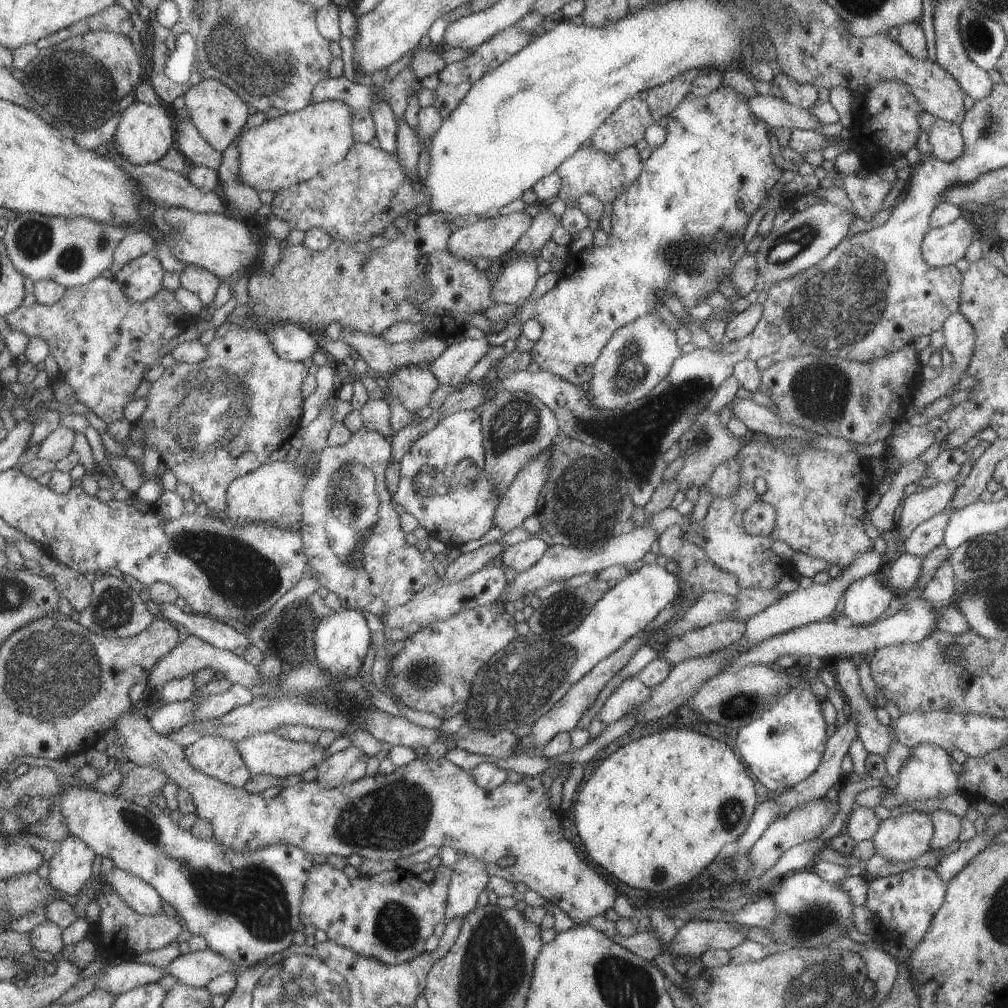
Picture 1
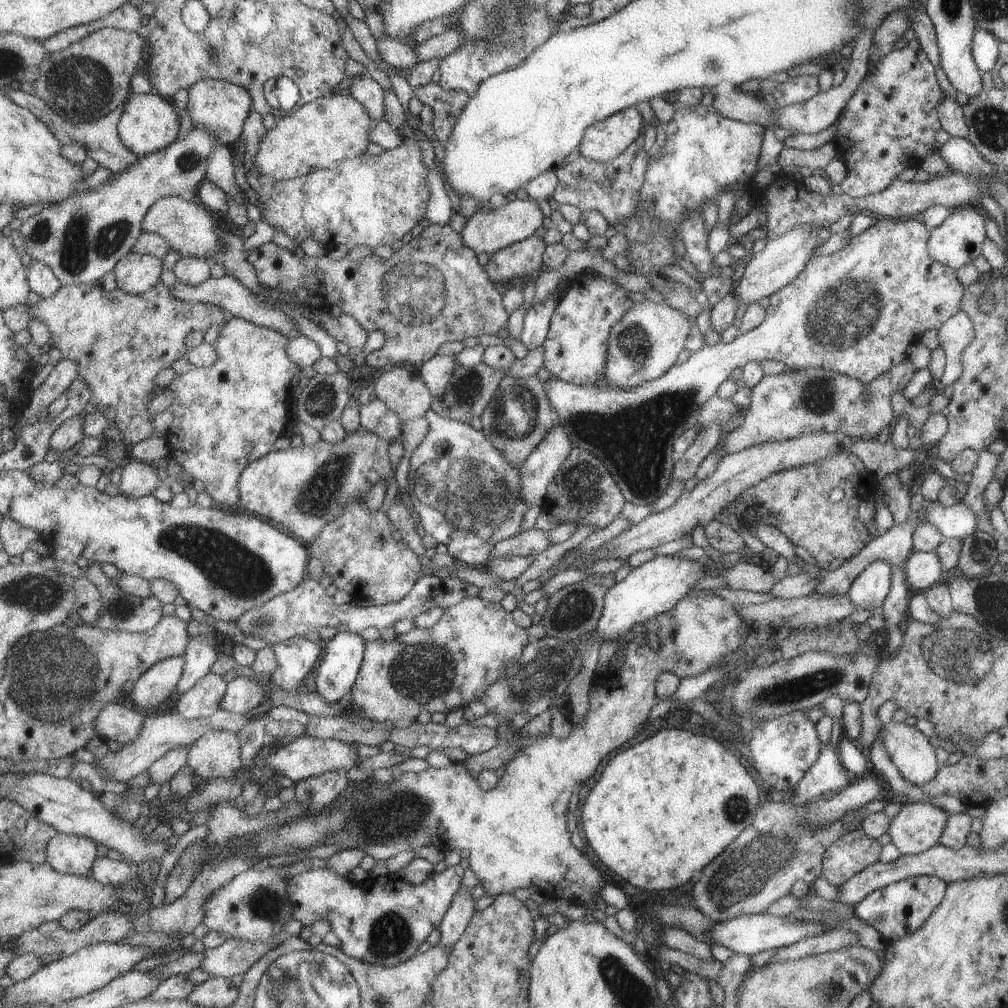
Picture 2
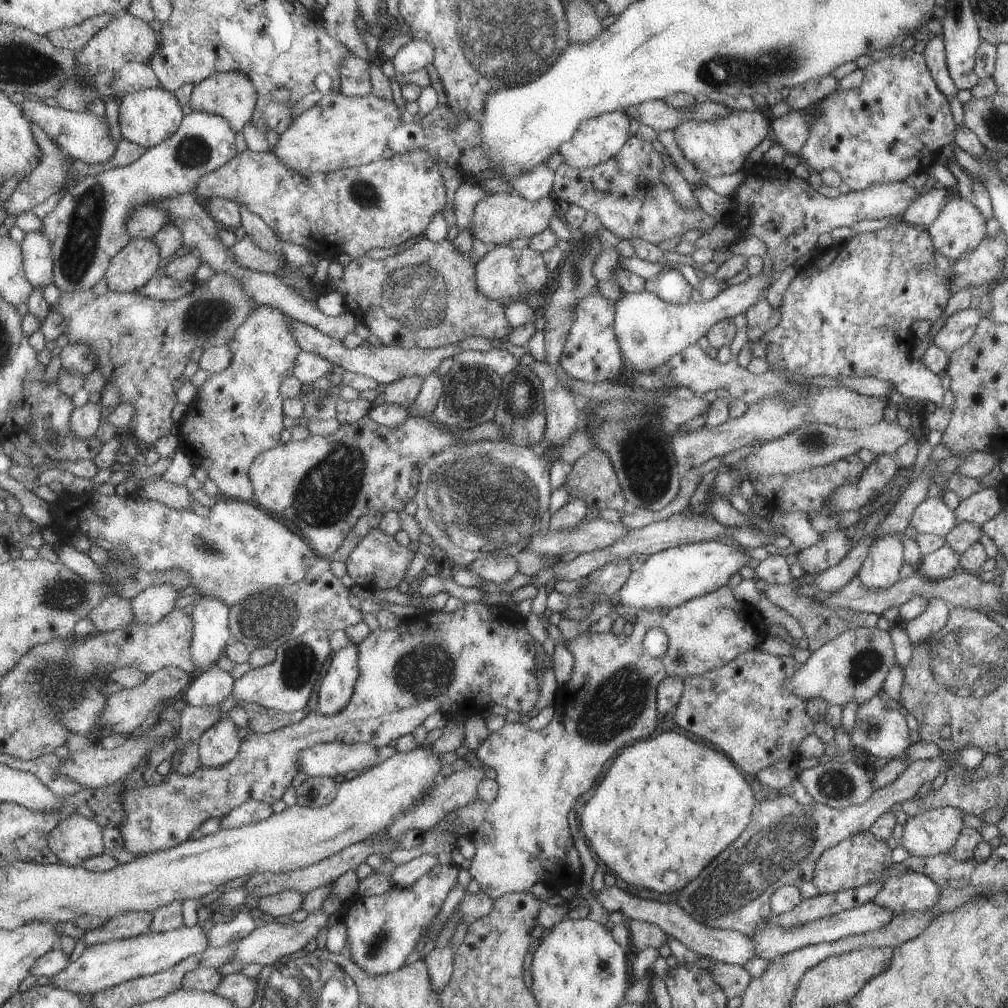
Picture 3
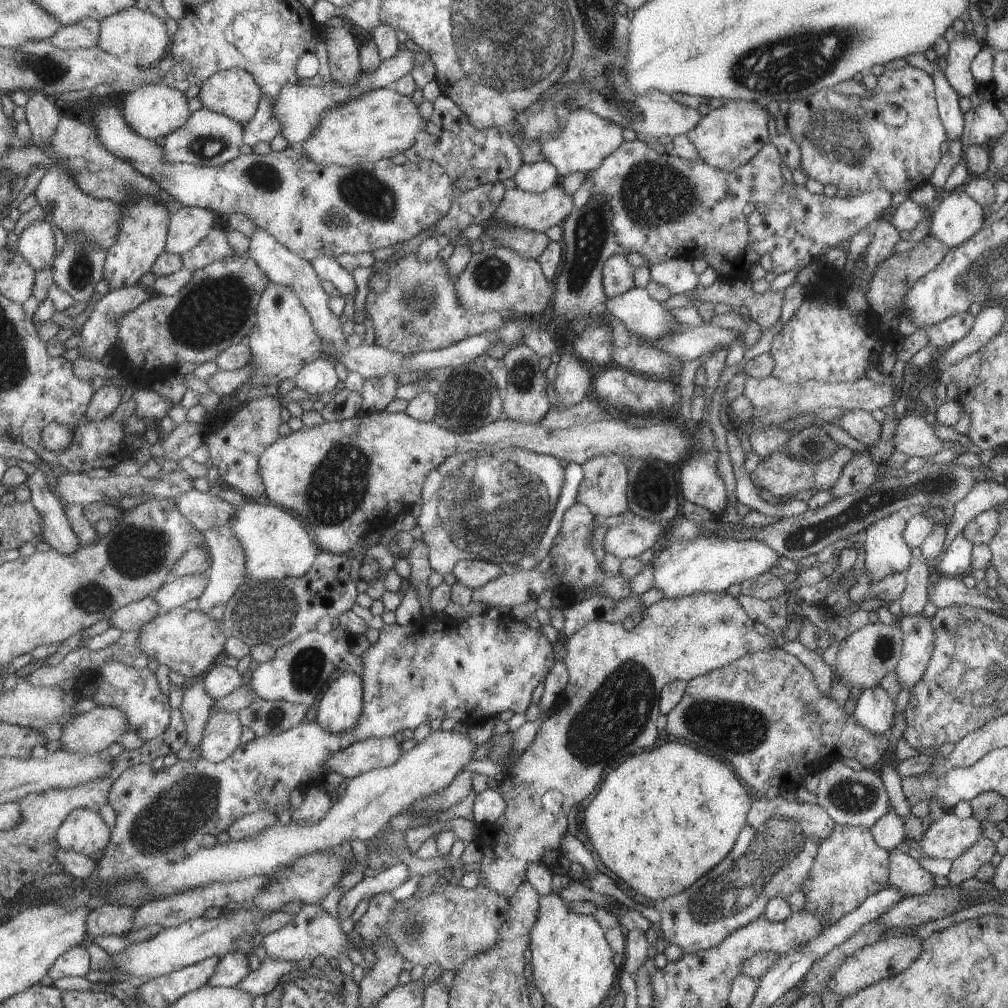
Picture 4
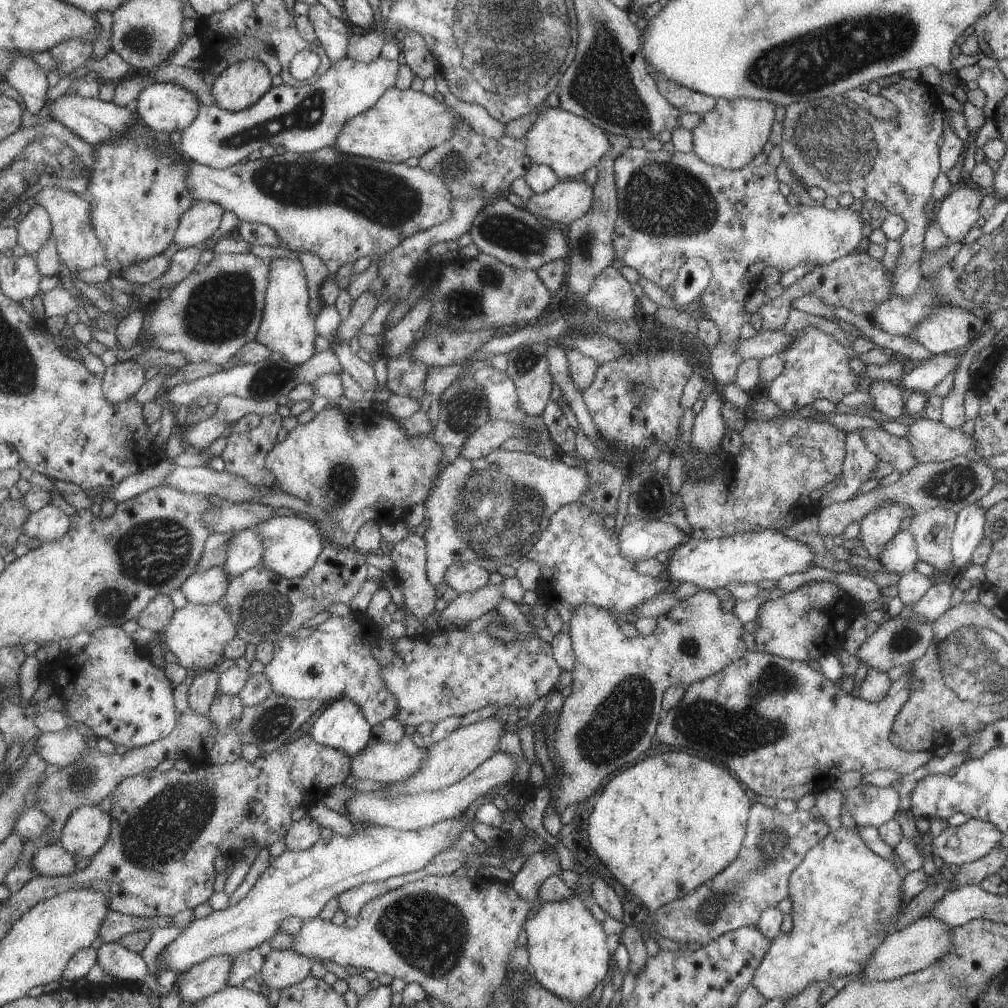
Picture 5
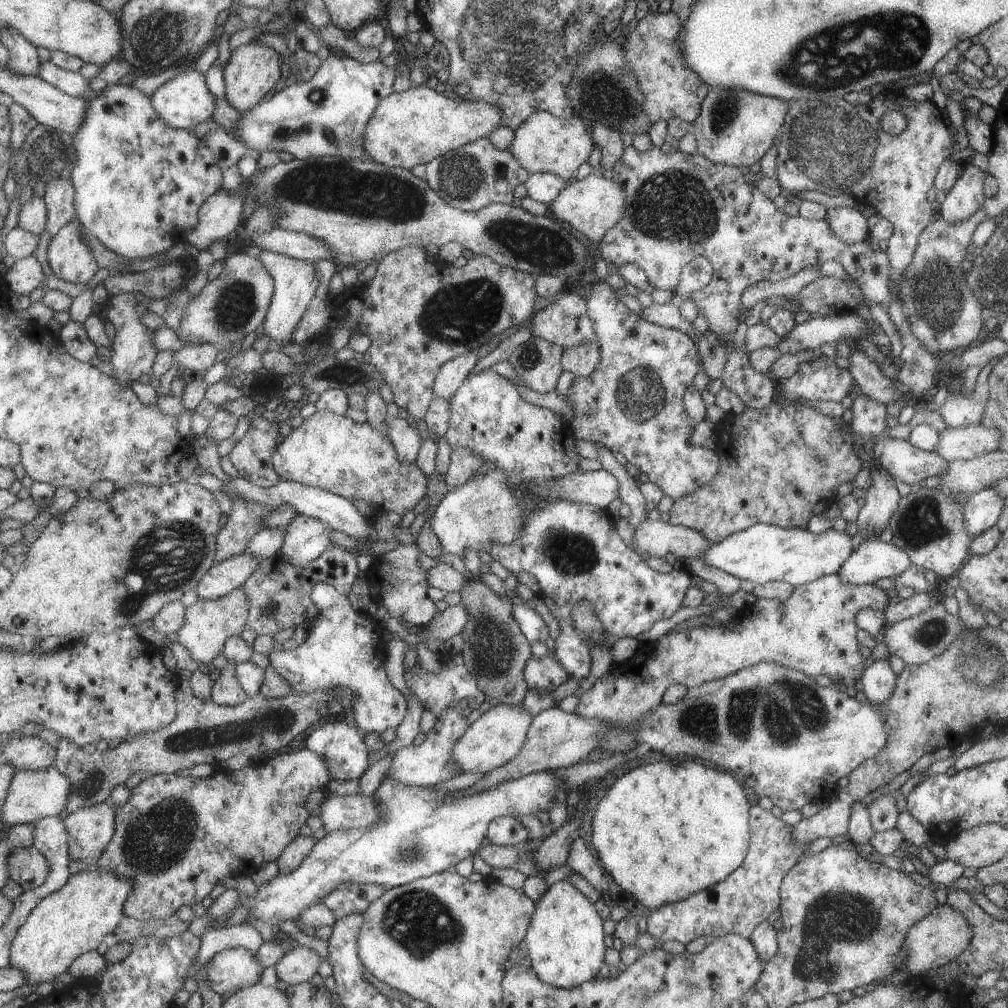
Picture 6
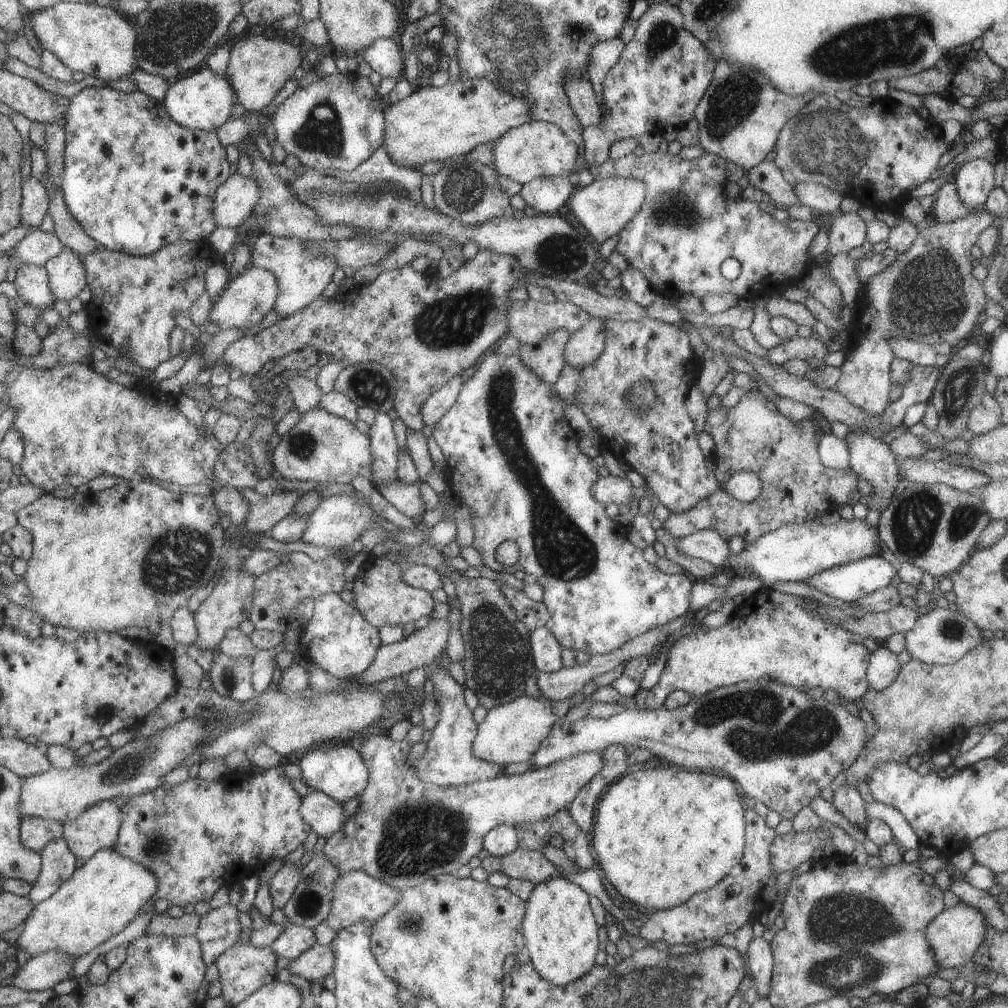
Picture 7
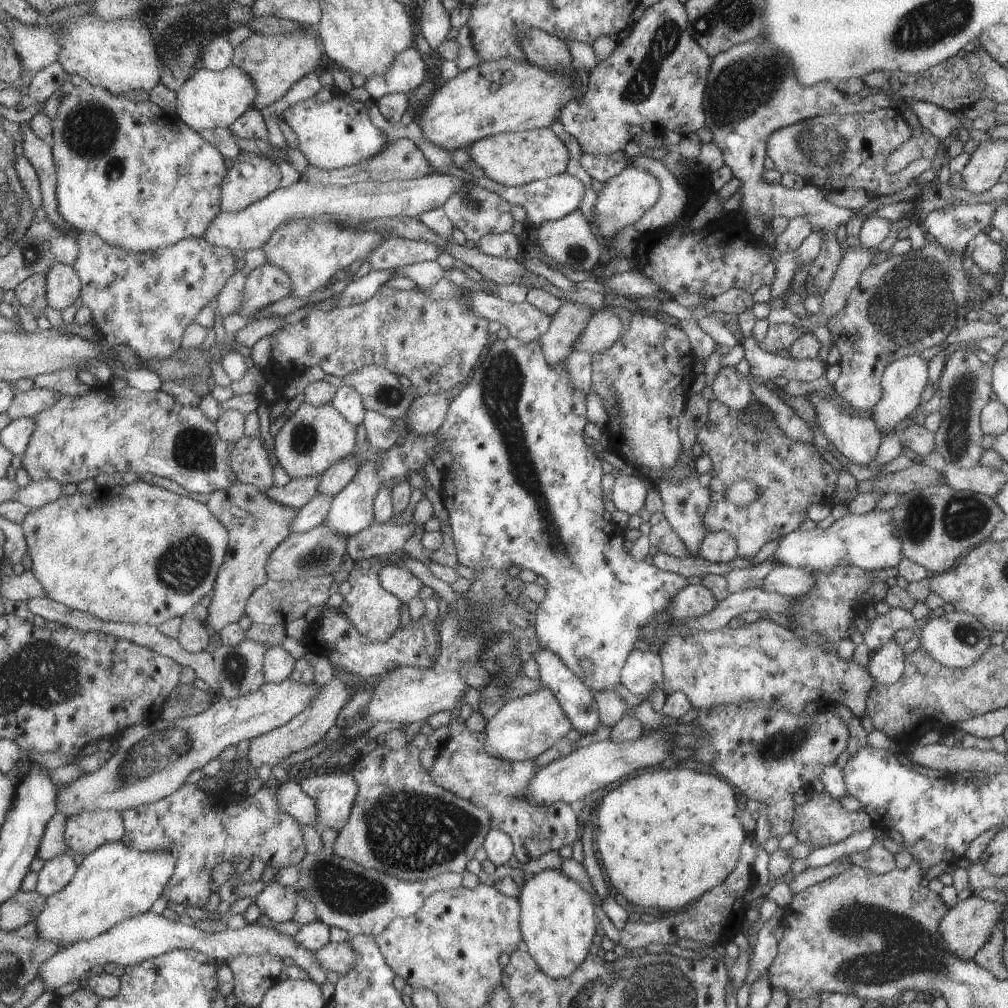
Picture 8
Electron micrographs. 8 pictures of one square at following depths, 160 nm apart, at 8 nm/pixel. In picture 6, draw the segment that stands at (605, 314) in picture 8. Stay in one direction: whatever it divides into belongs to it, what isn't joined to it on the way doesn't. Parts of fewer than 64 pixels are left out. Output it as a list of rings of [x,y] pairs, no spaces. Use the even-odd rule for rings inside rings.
[[[593,339],[564,349],[561,356],[561,366],[563,371],[569,371],[575,377],[583,378],[597,366],[599,359],[599,343]]]

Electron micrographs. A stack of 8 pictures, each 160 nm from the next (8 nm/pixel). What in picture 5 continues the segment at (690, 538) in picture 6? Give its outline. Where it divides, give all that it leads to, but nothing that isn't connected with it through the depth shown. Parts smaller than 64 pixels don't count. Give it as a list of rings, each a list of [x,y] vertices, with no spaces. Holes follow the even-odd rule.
[[[633,519],[619,531],[620,552],[627,560],[637,562],[654,557],[659,552],[671,552],[688,536],[664,520]]]

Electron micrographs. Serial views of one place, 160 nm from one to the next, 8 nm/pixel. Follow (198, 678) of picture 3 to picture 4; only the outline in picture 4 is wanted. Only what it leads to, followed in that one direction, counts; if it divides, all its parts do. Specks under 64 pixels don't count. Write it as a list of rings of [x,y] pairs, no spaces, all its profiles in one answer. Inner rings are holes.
[[[216,661],[209,666],[202,677],[205,692],[215,701],[228,695],[241,682],[241,676],[235,667],[223,665],[221,661]]]

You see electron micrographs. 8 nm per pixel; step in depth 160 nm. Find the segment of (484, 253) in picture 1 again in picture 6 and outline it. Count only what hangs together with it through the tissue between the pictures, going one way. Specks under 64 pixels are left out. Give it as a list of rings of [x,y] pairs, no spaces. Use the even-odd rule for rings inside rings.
[[[589,173],[582,180],[573,179],[565,184],[559,194],[547,205],[547,213],[571,231],[578,230],[597,248],[603,235],[622,218],[624,214],[624,192],[609,176]]]

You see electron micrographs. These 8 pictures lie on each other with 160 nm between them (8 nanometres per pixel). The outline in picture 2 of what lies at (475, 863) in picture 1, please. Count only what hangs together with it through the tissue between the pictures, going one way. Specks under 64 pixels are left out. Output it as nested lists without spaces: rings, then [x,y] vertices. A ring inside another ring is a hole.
[[[459,888],[456,892],[451,906],[447,907],[447,912],[443,915],[442,923],[436,928],[439,931],[439,941],[437,947],[451,949],[457,942],[458,936],[467,926],[473,910],[473,900],[469,895],[469,890]]]

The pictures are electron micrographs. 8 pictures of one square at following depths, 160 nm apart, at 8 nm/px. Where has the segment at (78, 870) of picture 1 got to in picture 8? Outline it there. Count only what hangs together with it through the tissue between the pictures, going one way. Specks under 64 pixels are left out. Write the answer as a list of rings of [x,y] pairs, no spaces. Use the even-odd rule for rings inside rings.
[[[97,809],[68,817],[65,836],[72,854],[90,855],[105,843],[121,841],[125,834],[121,811]]]

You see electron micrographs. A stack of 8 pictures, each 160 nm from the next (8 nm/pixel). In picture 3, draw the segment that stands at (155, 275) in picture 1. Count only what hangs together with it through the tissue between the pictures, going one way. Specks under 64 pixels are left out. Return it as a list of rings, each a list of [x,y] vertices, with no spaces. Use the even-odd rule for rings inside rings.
[[[131,239],[119,254],[111,259],[106,272],[109,291],[135,293],[147,284],[161,266],[159,245],[151,239]]]

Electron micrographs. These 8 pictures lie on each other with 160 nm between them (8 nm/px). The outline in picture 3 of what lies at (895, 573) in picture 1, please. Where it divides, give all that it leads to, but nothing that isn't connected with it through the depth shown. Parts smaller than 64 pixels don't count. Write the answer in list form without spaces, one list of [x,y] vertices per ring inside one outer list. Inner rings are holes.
[[[945,542],[937,551],[922,555],[915,572],[927,580],[938,581],[959,570],[959,558],[960,554]]]

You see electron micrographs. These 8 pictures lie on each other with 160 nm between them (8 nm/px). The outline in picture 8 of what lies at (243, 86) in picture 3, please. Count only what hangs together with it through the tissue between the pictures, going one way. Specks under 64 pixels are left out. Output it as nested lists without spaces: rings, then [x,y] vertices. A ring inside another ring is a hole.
[[[313,30],[289,31],[280,35],[253,33],[233,49],[232,65],[246,72],[255,84],[256,98],[253,108],[260,111],[264,106],[275,102],[297,79],[306,75],[309,70],[315,70],[315,66],[321,62],[321,48],[311,34]]]

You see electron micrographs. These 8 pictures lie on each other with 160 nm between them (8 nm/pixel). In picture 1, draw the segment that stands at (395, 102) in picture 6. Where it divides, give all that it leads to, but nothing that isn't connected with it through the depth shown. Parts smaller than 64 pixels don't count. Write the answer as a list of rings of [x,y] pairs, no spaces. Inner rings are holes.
[[[326,100],[311,102],[292,113],[285,113],[271,120],[265,119],[259,126],[239,132],[234,142],[239,151],[238,179],[257,191],[286,189],[291,185],[320,174],[330,164],[338,163],[355,144],[352,136],[352,112],[343,101]]]

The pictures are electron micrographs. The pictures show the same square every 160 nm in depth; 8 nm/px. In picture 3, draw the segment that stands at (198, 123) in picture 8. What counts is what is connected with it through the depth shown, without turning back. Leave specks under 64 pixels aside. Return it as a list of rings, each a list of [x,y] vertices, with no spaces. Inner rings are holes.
[[[162,86],[127,93],[120,97],[120,129],[130,142],[150,149],[170,139],[182,122],[183,112],[171,91]]]

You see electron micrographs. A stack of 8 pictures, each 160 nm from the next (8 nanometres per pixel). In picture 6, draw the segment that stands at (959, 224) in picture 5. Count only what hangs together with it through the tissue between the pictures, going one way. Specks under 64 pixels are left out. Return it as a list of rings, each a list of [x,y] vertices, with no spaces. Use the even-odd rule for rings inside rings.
[[[966,165],[946,192],[943,203],[939,206],[939,218],[946,223],[954,223],[973,215],[985,200],[985,176],[985,171],[977,166]]]

